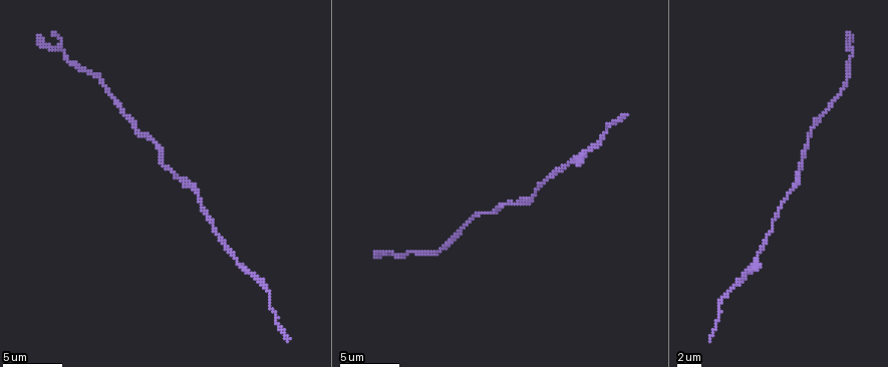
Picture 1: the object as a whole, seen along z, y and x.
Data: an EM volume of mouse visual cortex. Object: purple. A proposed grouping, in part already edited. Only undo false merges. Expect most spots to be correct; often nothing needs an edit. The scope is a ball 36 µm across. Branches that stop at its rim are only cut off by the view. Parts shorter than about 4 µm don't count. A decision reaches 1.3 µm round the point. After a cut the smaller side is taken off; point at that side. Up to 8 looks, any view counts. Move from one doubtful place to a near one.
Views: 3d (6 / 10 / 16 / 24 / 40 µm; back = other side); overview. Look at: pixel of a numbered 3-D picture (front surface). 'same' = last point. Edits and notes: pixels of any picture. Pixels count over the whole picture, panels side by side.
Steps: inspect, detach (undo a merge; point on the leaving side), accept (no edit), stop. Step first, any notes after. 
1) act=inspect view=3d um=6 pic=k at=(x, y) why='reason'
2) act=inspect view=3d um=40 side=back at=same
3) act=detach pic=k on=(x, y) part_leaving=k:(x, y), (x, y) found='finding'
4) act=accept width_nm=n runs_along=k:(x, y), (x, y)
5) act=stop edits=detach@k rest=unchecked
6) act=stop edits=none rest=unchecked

act=inspect view=3d um=10 pic=1 at=(551, 177) why='thin neck'

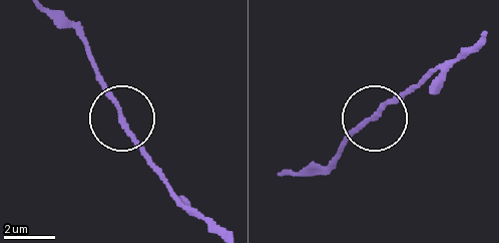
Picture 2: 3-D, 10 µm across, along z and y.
act=accept runs_along=2:(297, 176), (321, 169), (362, 122), (416, 86) found='continuous, no second cell'

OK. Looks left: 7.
act=inspect view=3d um=16 pic=1 at=(810, 134) why='calibre changes'

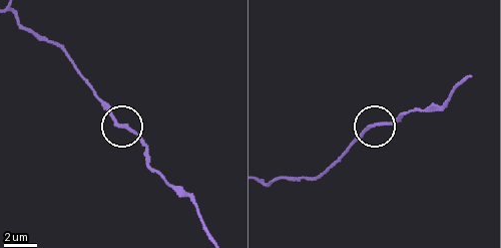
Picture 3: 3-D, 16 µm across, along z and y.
act=accept width_nm=190 runs_along=3:(421, 111), (410, 111), (365, 129), (347, 147) found='continuous, no second cell'

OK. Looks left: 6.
act=inspect view=3d um=6 pic=1 at=(181, 180)

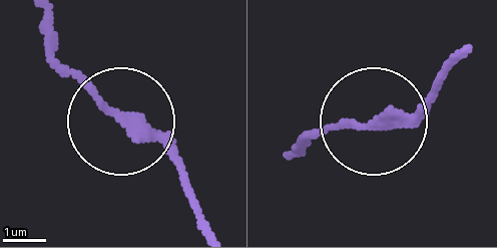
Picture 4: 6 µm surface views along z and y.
act=accept side_arm_um=20 found='one cell here'

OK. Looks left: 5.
act=inspect view=3d um=10 pic=1 at=(93, 76) why='sudden change in width'

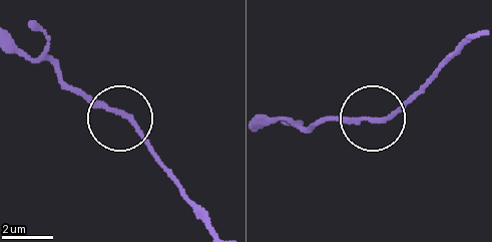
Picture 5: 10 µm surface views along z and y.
act=accept runs_along=5:(470, 38), (393, 112), (324, 116) found='one cell here'

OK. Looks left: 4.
act=stop edits=none rest=unchecked

